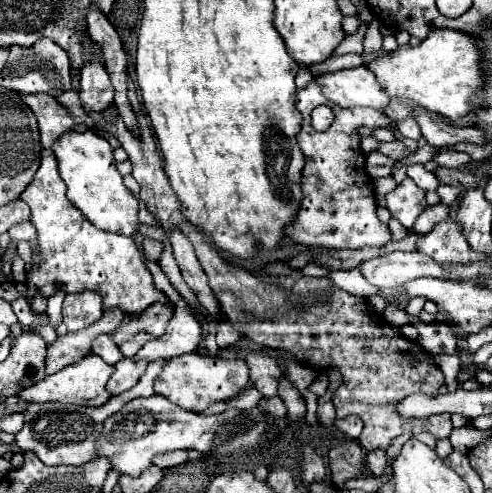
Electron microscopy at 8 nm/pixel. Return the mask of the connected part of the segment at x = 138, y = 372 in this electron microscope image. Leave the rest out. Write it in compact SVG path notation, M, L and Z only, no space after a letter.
M133 357L121 359L115 365L115 371L109 379L109 393L119 395L123 391L129 391L139 381L139 377L145 373L147 365L149 365L149 361L145 361L145 359L137 359L137 361Z

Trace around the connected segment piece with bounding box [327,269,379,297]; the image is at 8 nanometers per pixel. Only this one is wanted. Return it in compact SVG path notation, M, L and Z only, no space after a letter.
M353 269L353 271L329 271L327 279L333 285L337 285L337 287L349 291L349 293L361 295L361 297L369 297L369 295L379 293L379 289L373 289L373 285L369 285L365 281L365 277L361 277L359 269Z

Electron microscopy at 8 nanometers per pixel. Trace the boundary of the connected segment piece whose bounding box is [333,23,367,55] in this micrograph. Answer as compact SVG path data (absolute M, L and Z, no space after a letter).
M367 23L359 27L359 31L351 37L345 37L343 43L333 51L333 55L347 55L347 53L363 53L363 35L365 35Z

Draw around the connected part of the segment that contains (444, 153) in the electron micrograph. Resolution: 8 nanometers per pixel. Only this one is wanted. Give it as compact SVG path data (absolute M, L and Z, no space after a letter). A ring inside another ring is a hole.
M441 147L437 149L437 153L433 155L433 161L441 167L449 167L449 165L459 165L459 163L467 163L471 161L471 157L467 153L461 153L461 151L449 151L447 147Z

